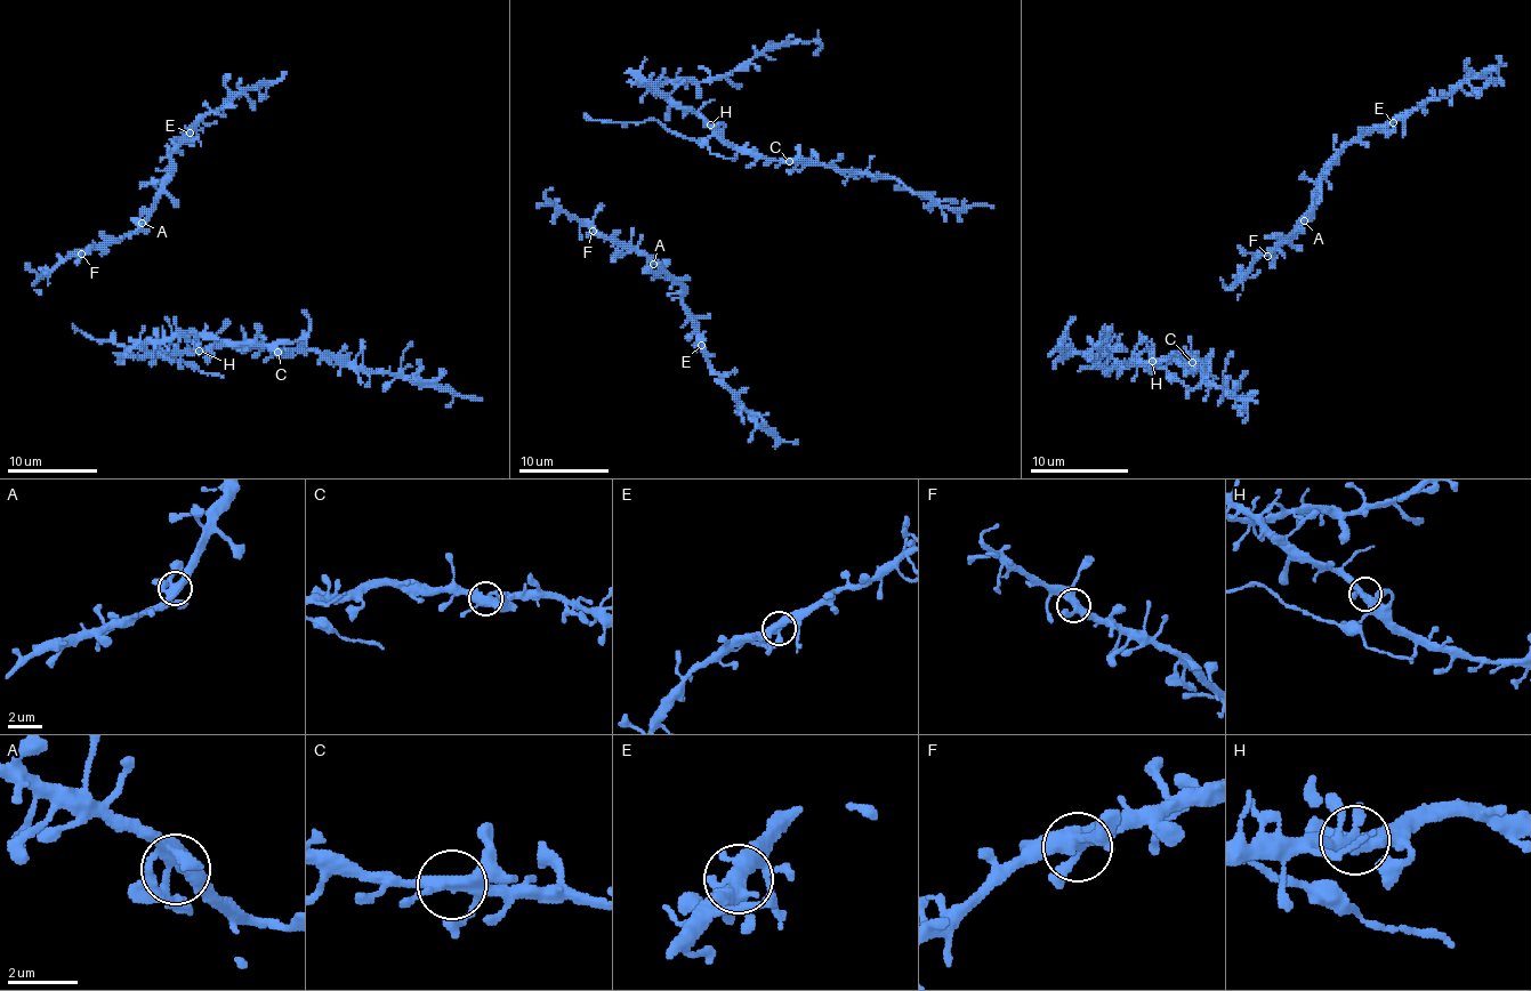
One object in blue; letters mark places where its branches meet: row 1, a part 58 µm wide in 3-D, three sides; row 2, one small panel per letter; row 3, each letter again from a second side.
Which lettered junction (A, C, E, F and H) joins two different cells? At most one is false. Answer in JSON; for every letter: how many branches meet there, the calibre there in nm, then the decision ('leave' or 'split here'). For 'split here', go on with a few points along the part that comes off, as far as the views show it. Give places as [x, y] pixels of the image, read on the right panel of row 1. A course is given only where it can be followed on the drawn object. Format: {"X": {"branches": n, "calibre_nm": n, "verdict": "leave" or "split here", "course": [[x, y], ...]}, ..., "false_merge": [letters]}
{"A": {"branches": 4, "calibre_nm": 400, "verdict": "leave"}, "C": {"branches": 4, "calibre_nm": 400, "verdict": "leave"}, "E": {"branches": 4, "calibre_nm": 360, "verdict": "leave"}, "F": {"branches": 4, "calibre_nm": 420, "verdict": "leave"}, "H": {"branches": 4, "calibre_nm": 360, "verdict": "leave"}, "false_merge": []}

